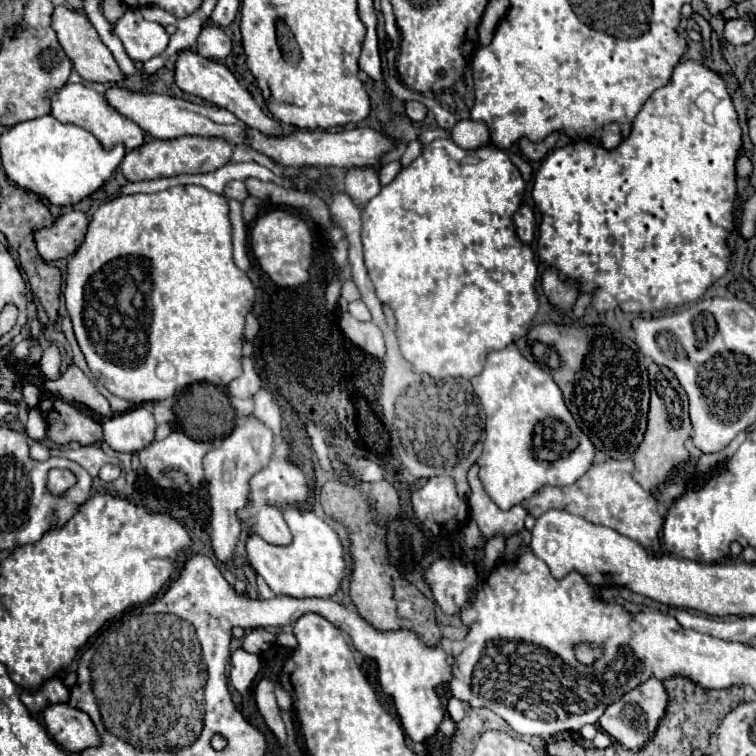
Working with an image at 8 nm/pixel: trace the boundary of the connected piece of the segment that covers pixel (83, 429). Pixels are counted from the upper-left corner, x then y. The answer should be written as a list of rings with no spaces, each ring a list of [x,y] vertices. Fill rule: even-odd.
[[[42,392],[36,408],[42,412],[48,430],[46,440],[56,444],[78,442],[82,446],[90,446],[102,440],[102,426],[92,420],[88,414],[82,414],[78,408],[72,408],[66,400]]]

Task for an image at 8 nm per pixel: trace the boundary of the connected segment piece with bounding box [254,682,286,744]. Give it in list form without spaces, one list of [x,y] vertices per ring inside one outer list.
[[[258,682],[256,690],[254,690],[254,698],[256,698],[256,706],[258,706],[260,714],[264,716],[268,728],[276,734],[280,744],[286,744],[286,728],[280,718],[280,708],[276,704],[274,690],[276,690],[274,682]]]

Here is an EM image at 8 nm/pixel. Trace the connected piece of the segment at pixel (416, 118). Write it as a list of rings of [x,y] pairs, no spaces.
[[[406,102],[406,116],[412,122],[420,122],[426,116],[426,108],[420,102]]]

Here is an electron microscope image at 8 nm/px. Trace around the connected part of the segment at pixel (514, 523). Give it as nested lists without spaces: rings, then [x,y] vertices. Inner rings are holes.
[[[476,464],[468,472],[468,484],[472,488],[472,496],[468,498],[468,508],[470,508],[472,518],[478,522],[482,538],[486,538],[486,540],[490,540],[494,536],[510,538],[510,536],[522,532],[526,510],[522,506],[514,506],[508,512],[500,510],[488,498],[488,494],[484,494],[484,486],[478,478],[478,466]]]

